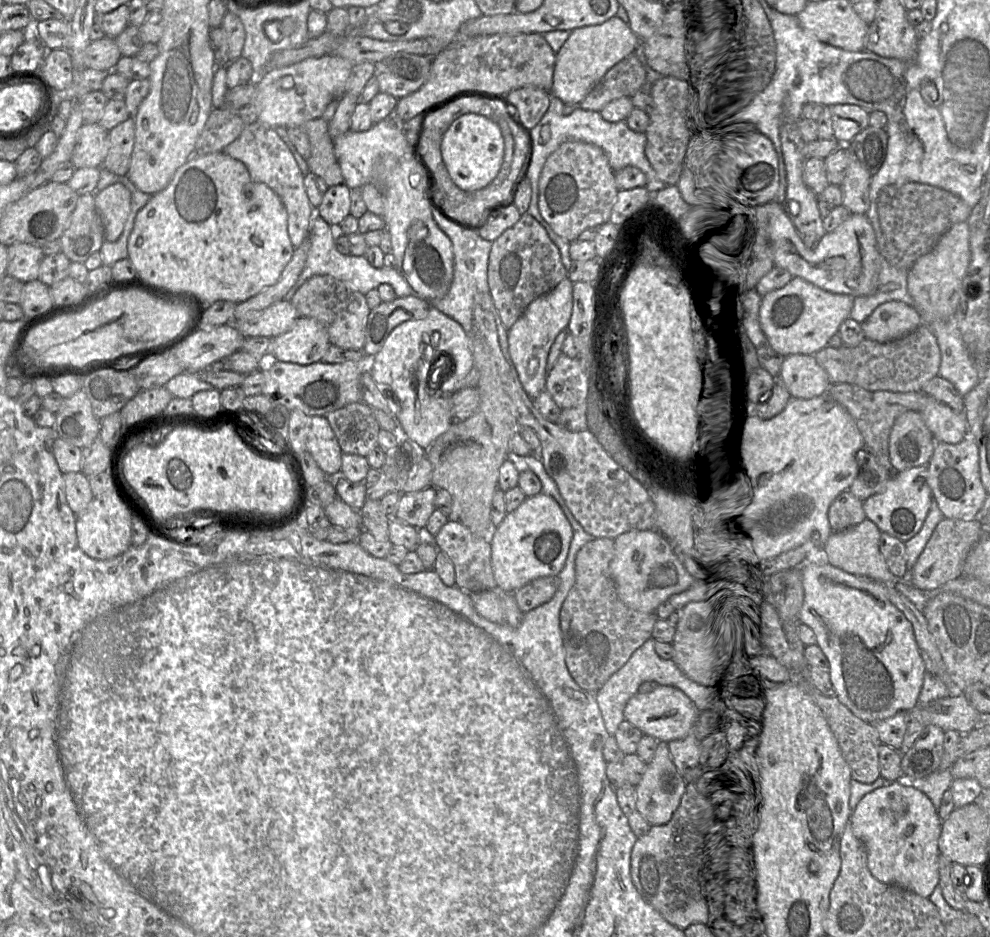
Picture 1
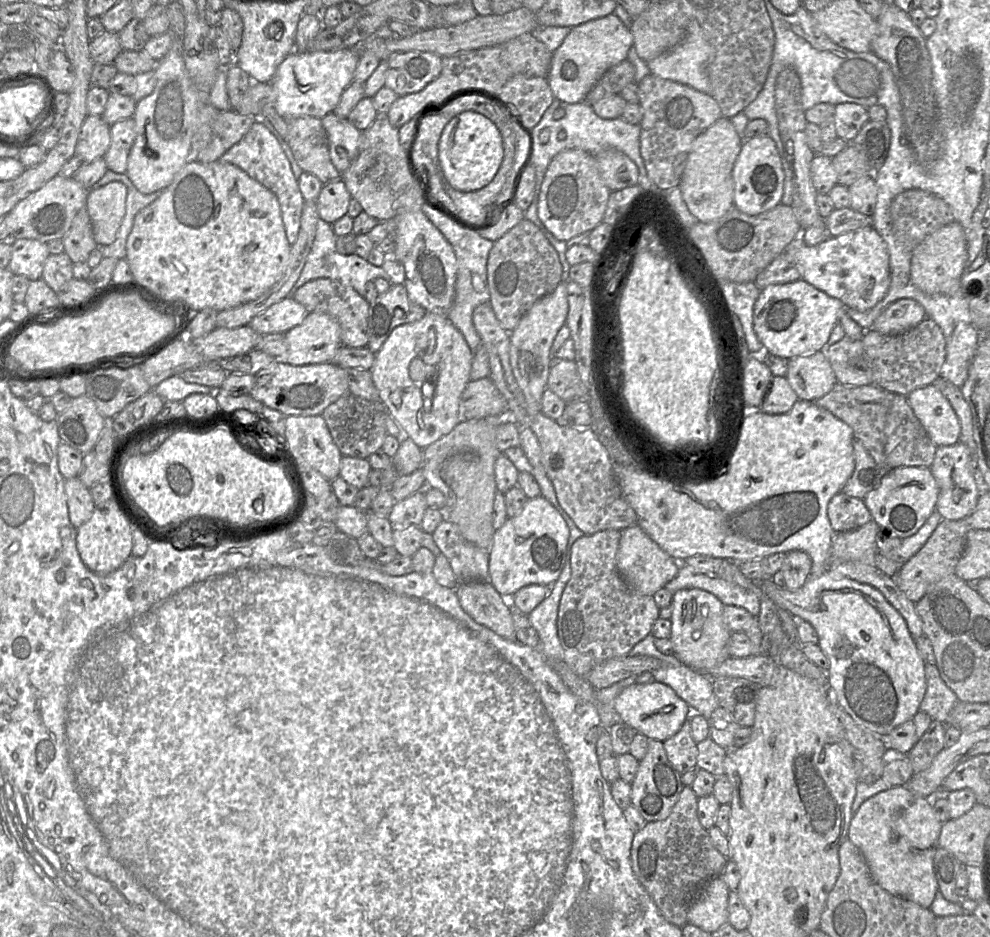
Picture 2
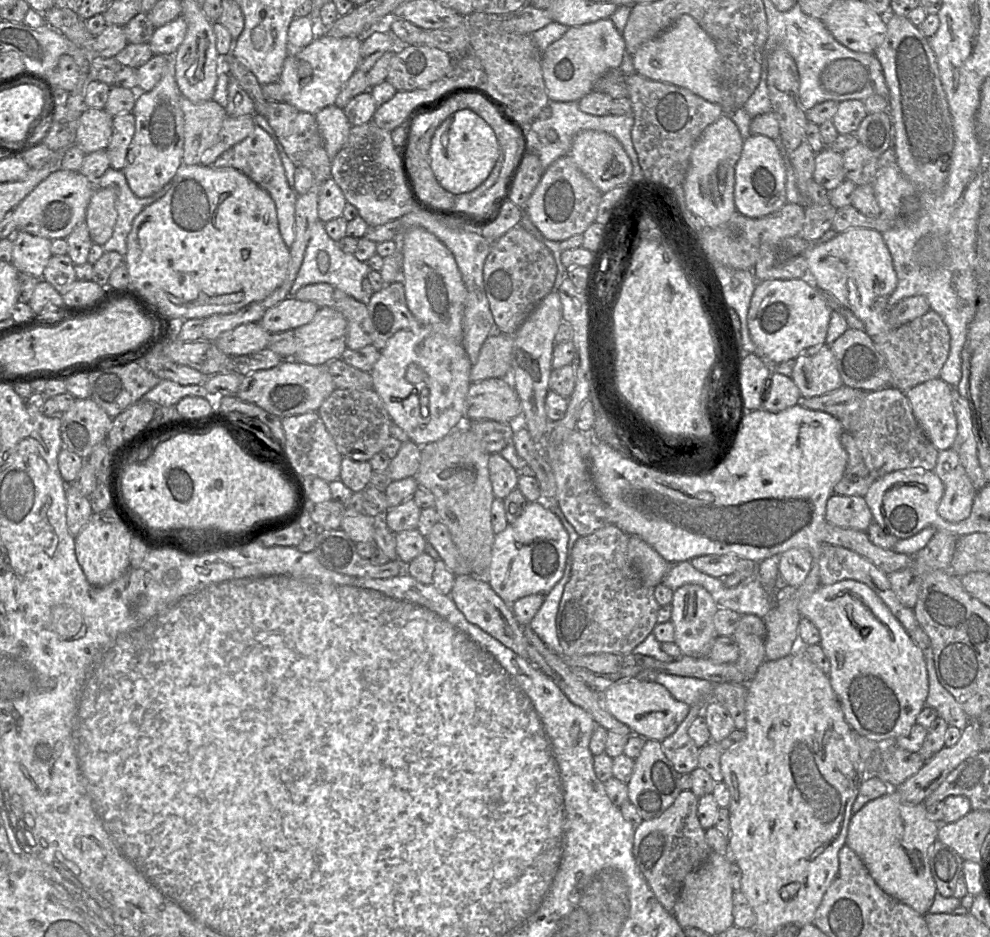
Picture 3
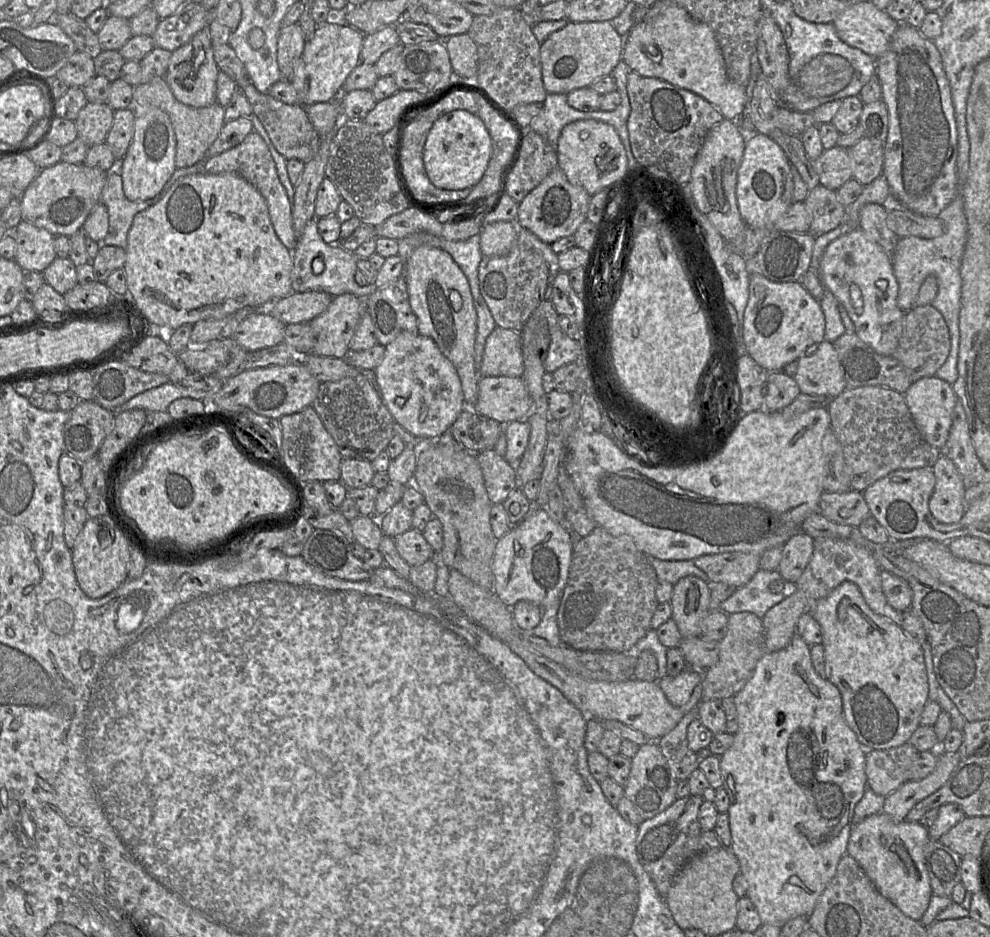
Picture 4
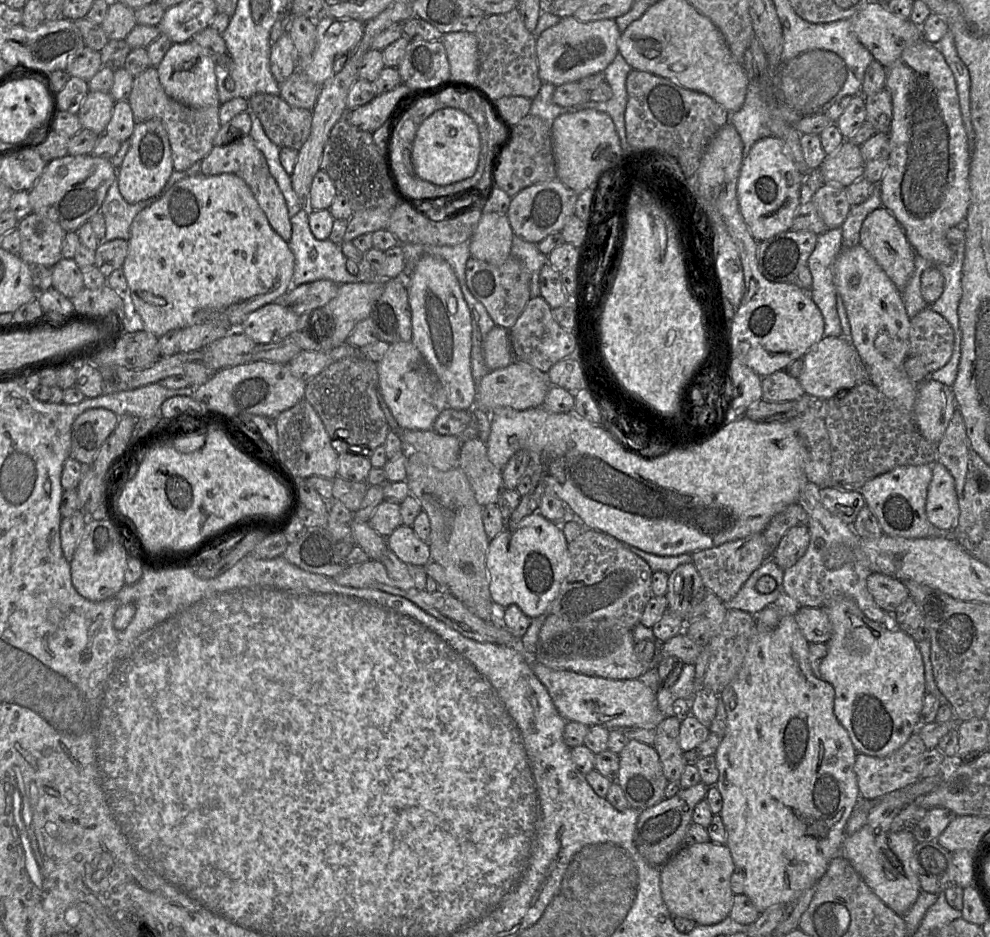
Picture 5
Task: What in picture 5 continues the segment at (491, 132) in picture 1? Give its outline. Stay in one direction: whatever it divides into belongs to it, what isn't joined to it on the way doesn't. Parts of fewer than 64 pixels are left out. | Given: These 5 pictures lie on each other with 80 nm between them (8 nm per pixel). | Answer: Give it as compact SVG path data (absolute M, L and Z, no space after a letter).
M456 108L439 109L419 126L411 151L415 173L435 185L449 185L470 178L476 172L481 151L476 123Z

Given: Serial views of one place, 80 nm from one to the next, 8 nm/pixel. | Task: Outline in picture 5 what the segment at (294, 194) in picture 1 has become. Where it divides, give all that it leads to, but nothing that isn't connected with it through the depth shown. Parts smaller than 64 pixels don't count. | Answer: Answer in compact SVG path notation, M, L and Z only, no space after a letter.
M249 135L228 145L214 146L201 161L202 175L213 176L223 173L235 174L247 183L259 206L267 216L270 226L288 242L291 238L292 227L284 196L276 180L269 171L265 156L256 147L254 140Z

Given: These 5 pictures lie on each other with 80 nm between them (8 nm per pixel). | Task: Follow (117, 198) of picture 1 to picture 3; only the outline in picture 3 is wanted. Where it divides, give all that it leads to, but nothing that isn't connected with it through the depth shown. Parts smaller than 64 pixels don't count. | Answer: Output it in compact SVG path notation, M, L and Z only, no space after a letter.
M117 186L97 188L87 207L85 222L93 243L104 245L112 236L117 220Z

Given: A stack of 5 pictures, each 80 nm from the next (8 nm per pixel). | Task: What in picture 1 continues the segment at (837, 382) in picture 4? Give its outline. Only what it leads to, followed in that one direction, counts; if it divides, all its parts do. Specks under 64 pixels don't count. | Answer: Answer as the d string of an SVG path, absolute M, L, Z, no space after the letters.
M791 354L784 358L780 377L791 397L810 399L824 395L830 378L812 354Z

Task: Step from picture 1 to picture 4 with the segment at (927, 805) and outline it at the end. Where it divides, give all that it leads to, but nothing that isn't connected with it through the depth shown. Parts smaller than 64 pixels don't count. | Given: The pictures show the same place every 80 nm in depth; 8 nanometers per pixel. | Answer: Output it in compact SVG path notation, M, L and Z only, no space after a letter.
M879 812L852 825L846 853L857 861L881 895L890 900L905 915L920 921L933 895L925 864L925 847L929 841L928 828L920 822L910 822L905 819L896 821L888 814Z

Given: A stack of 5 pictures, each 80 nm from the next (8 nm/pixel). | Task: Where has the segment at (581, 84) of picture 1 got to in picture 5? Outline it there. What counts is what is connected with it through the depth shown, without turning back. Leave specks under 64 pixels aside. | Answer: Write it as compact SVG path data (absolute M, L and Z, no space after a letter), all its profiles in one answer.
M573 15L561 18L559 23L544 30L536 38L541 81L559 86L578 82L586 76L603 72L619 53L620 35L615 19L581 22Z

